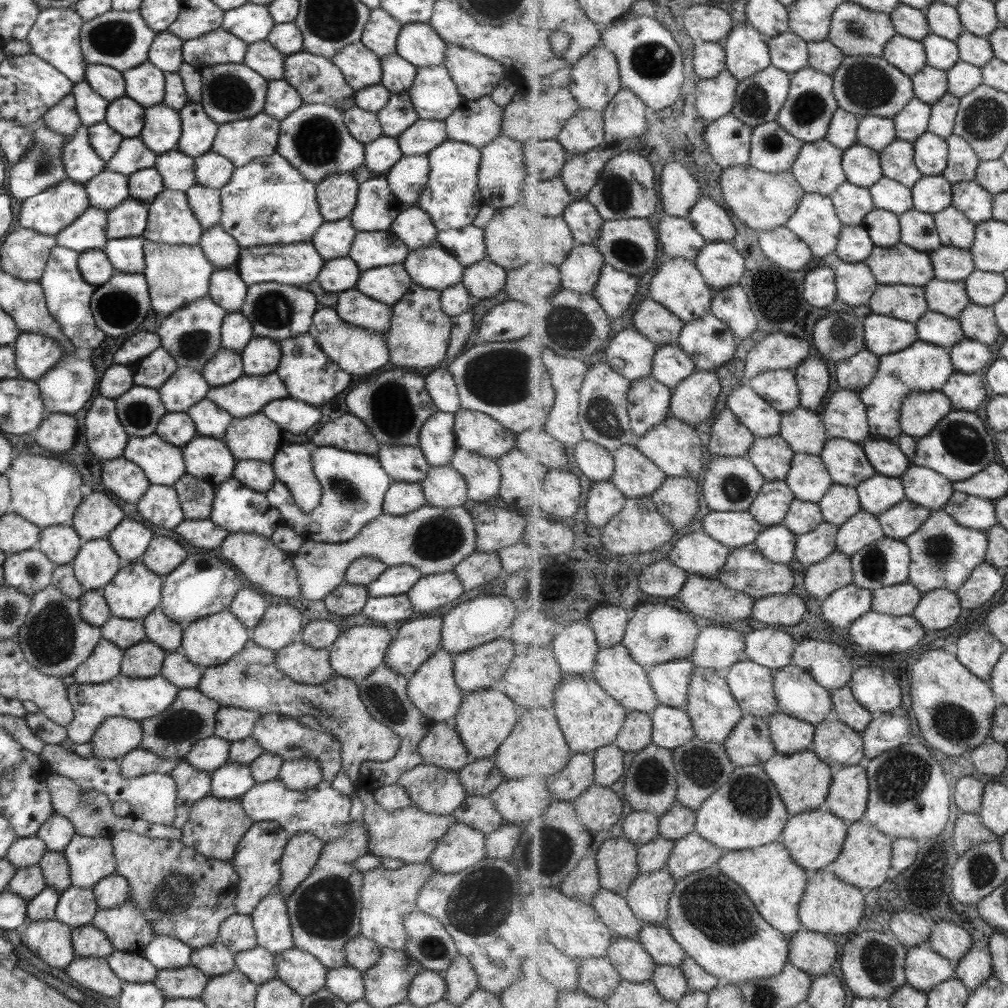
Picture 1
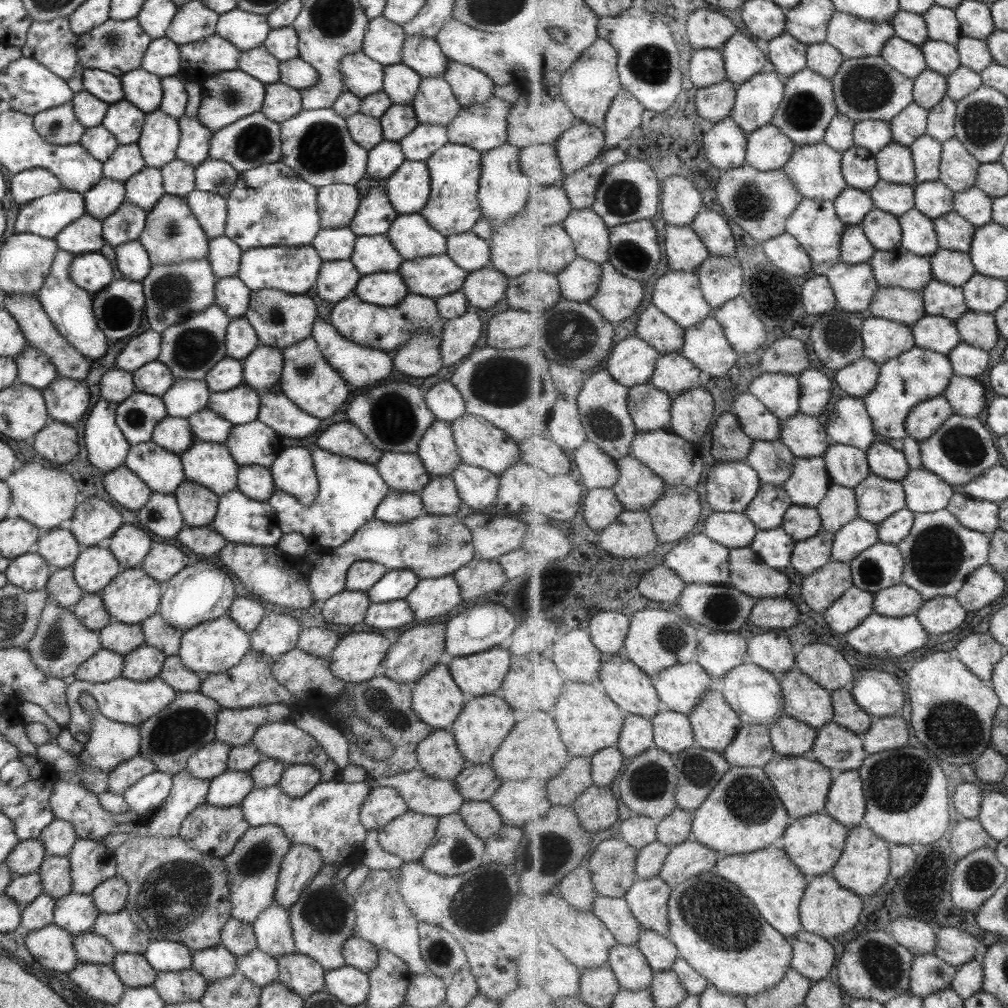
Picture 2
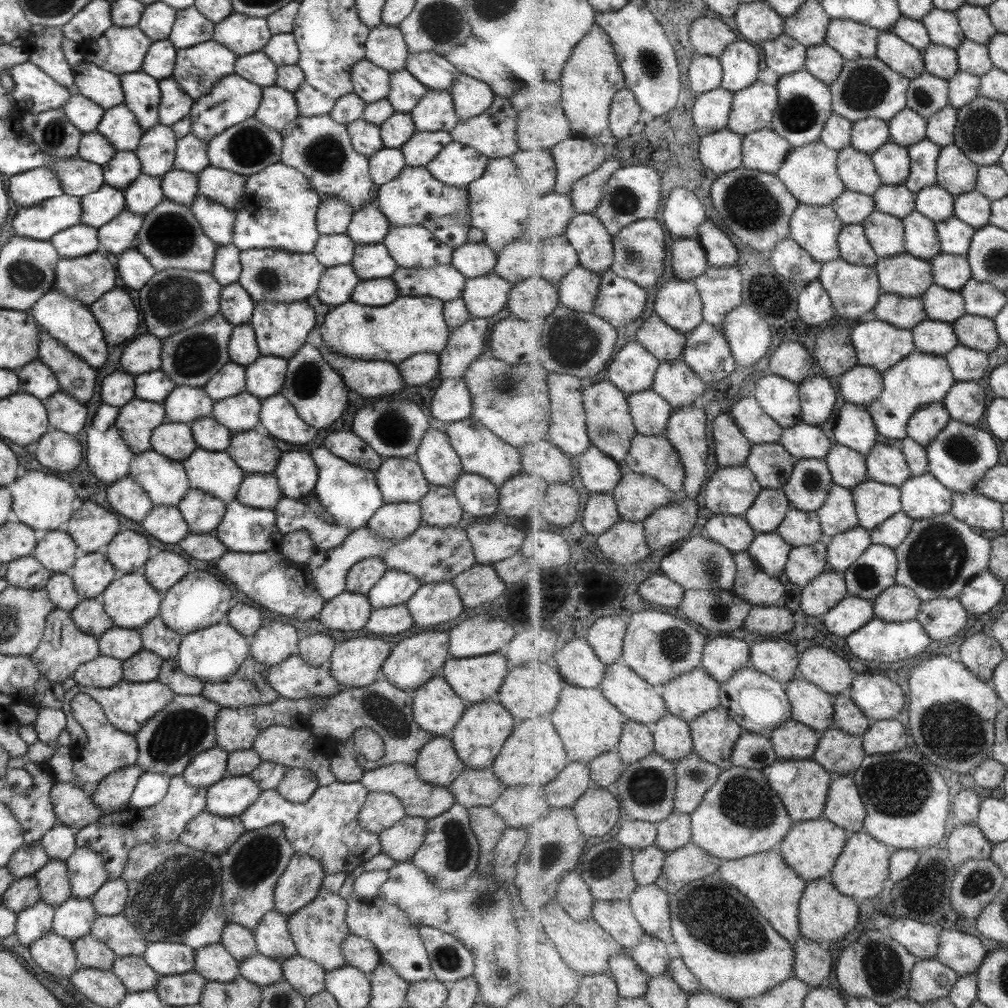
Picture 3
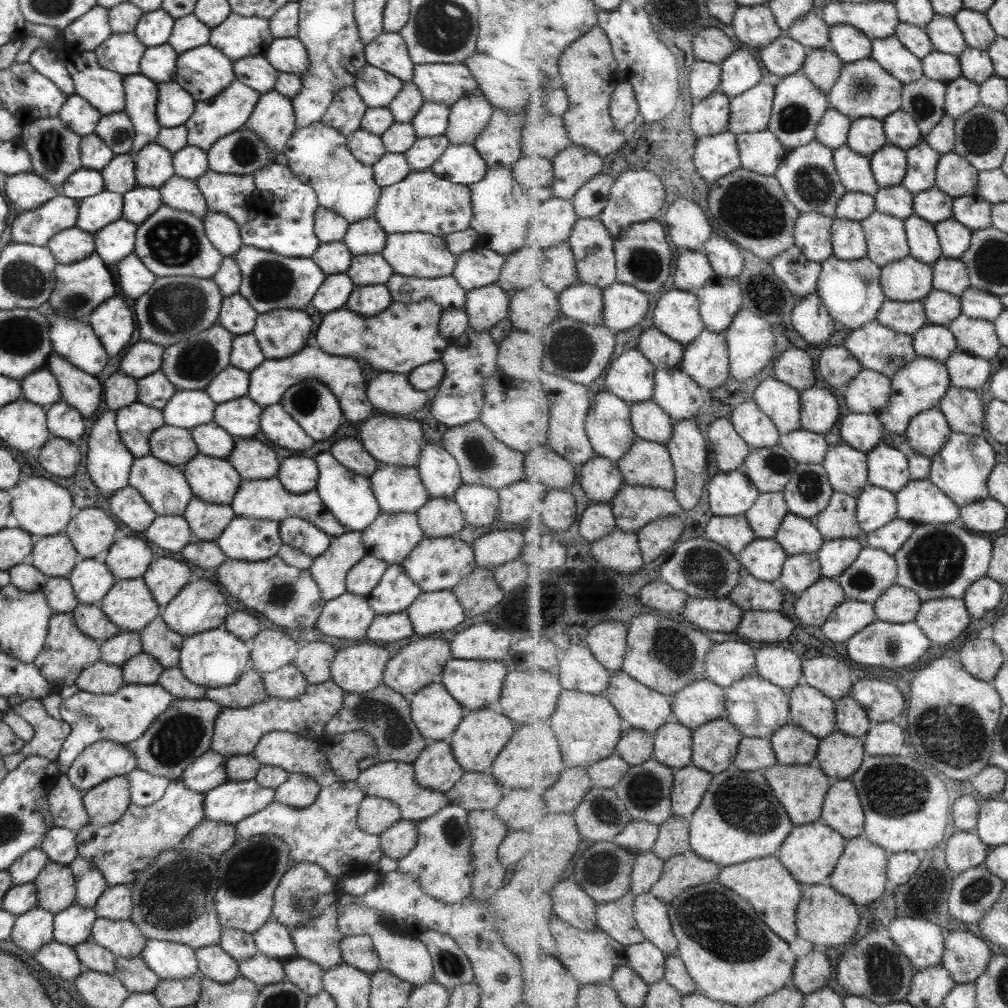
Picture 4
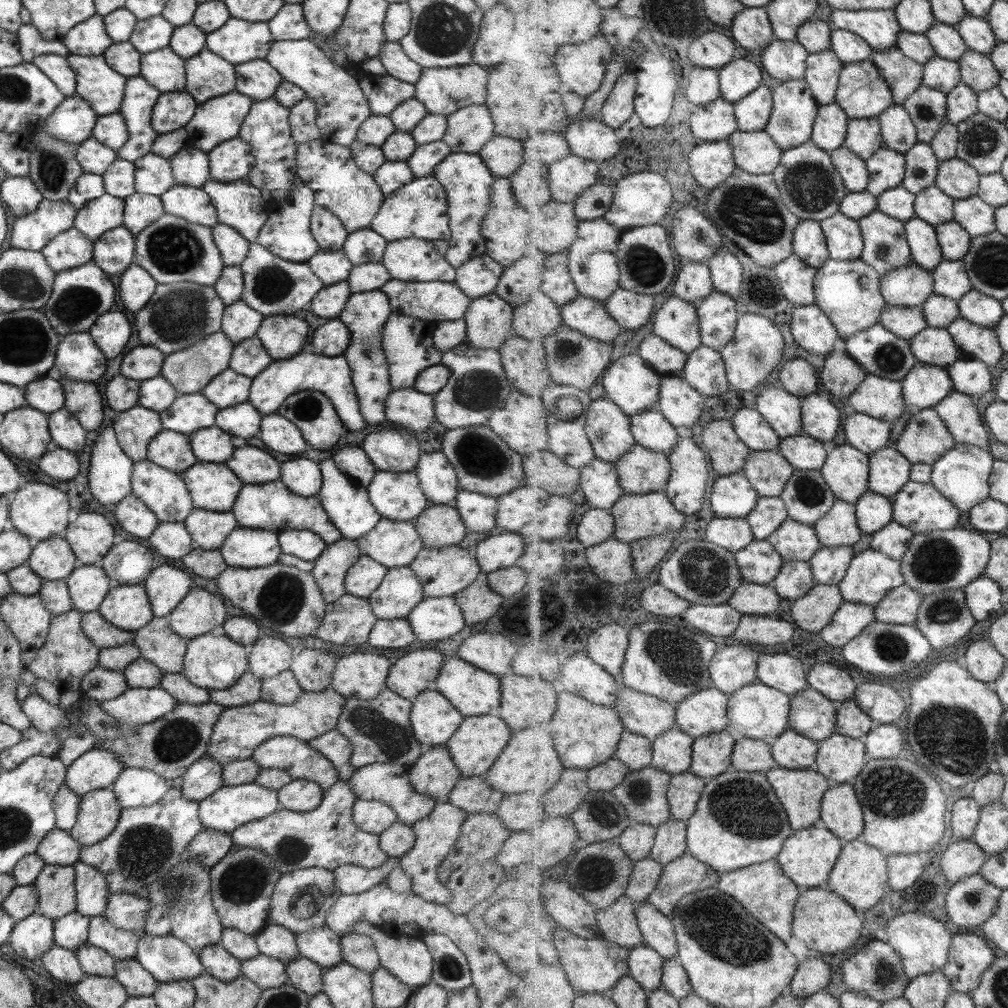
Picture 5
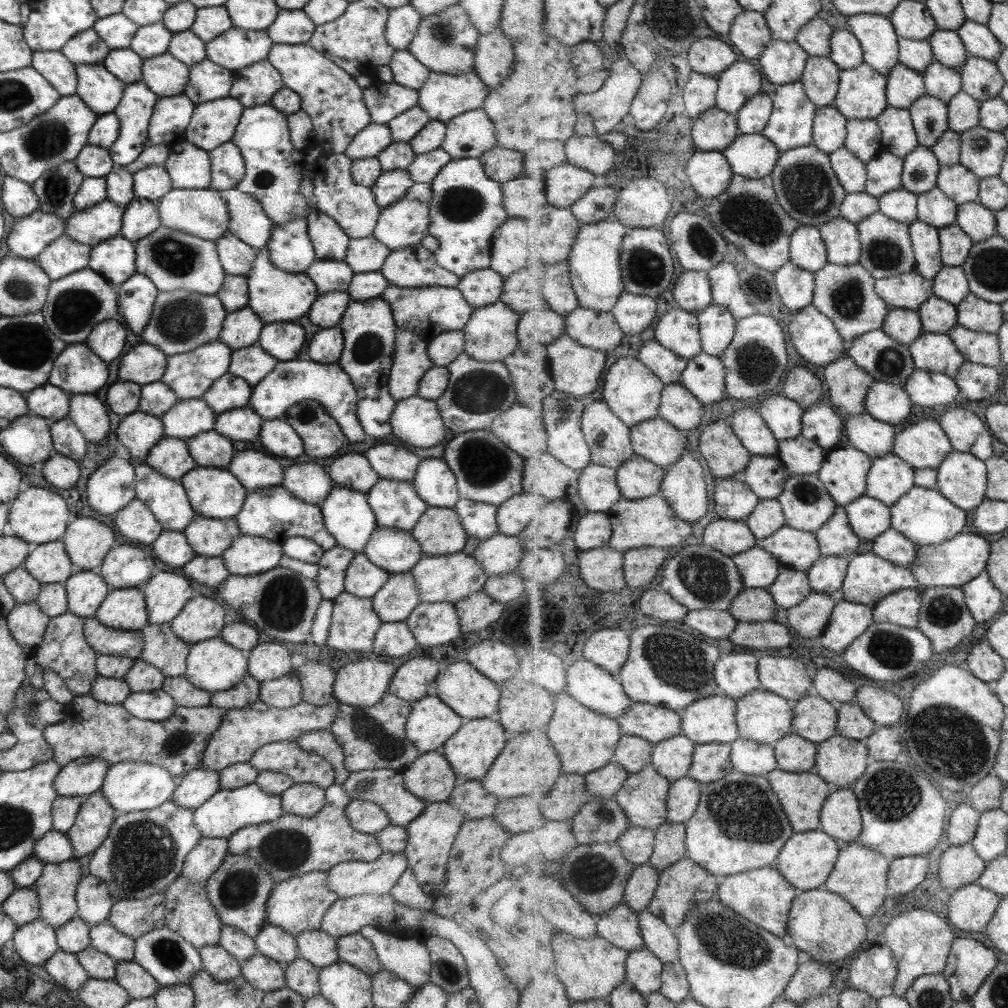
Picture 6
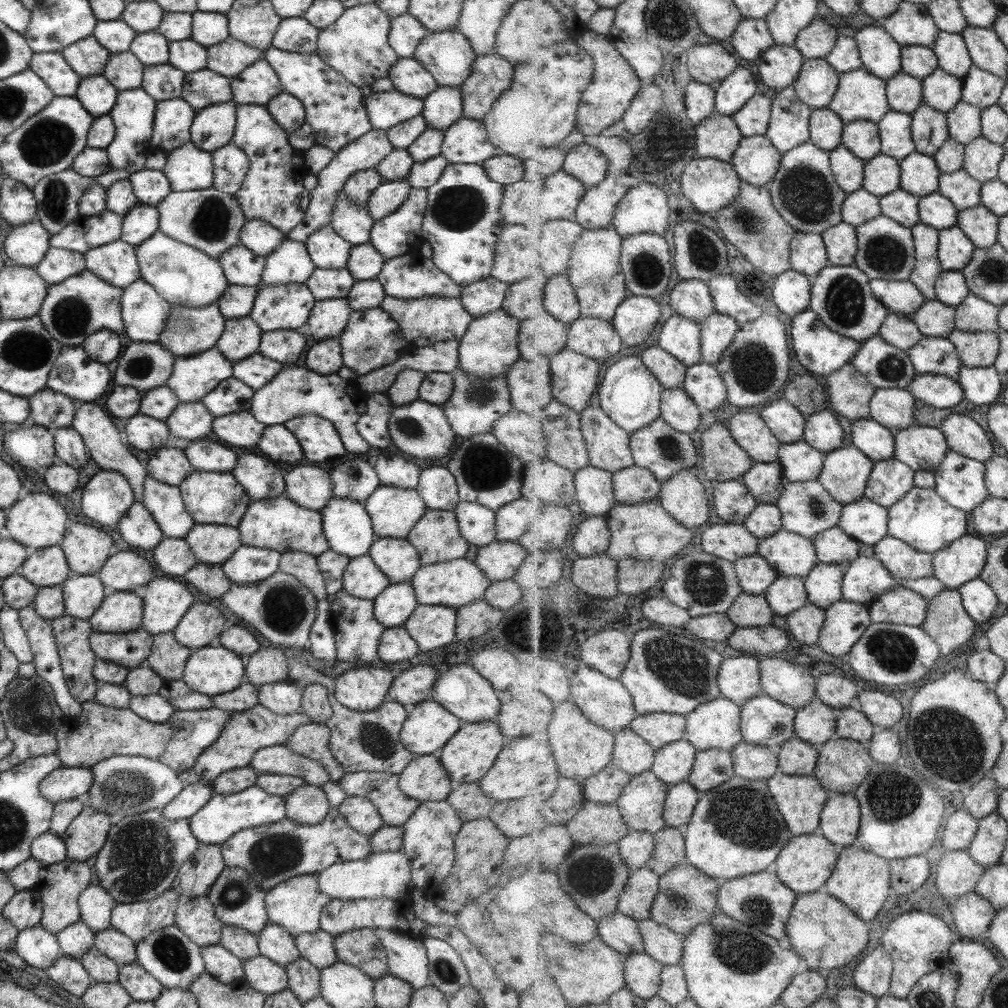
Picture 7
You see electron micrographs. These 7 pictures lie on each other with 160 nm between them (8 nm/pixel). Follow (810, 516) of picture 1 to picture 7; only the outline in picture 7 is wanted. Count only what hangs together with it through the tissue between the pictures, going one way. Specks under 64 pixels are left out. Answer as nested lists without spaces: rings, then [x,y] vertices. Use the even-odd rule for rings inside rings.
[[[785,529],[763,539],[758,554],[767,559],[779,576],[806,578],[819,563],[813,538],[805,538]]]

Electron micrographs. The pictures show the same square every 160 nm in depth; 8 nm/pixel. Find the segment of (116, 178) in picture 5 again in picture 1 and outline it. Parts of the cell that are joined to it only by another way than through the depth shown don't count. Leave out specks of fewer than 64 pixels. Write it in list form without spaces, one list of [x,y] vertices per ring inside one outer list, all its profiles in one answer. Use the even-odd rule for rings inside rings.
[[[123,138],[113,156],[105,163],[104,170],[129,177],[136,170],[151,168],[155,164],[153,154],[141,139]]]

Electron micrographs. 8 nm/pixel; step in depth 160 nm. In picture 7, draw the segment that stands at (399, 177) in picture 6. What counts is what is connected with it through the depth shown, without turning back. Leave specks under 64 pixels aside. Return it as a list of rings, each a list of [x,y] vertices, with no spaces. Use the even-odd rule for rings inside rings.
[[[407,180],[383,182],[369,195],[366,209],[369,216],[374,220],[381,220],[395,212],[401,203],[407,198],[411,187]]]

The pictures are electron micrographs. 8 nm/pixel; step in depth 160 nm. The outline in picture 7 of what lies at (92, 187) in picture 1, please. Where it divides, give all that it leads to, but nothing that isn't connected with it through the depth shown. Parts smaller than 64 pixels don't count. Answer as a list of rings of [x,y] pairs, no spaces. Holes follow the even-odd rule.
[[[108,210],[97,216],[77,215],[57,234],[52,234],[48,246],[83,254],[120,238],[122,217]]]

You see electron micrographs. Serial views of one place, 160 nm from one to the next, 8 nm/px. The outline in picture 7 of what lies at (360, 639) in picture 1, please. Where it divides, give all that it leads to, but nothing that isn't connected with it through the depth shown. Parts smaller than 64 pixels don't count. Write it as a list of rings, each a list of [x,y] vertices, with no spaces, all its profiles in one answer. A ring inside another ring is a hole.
[[[381,668],[350,669],[334,679],[334,697],[349,710],[375,710],[387,699],[393,680],[391,672]]]

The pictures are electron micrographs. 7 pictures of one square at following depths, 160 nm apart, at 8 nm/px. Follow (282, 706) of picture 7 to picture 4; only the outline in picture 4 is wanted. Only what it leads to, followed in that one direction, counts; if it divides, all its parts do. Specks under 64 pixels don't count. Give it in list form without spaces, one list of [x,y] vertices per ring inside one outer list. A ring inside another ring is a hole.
[[[292,663],[261,675],[267,696],[283,700],[297,698],[308,688],[303,675]]]

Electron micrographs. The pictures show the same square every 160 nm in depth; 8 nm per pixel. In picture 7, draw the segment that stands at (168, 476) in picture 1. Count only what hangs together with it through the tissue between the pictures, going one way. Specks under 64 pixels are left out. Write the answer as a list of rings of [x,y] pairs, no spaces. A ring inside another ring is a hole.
[[[146,476],[143,483],[142,505],[149,511],[164,538],[185,539],[194,526],[184,509],[180,490]]]

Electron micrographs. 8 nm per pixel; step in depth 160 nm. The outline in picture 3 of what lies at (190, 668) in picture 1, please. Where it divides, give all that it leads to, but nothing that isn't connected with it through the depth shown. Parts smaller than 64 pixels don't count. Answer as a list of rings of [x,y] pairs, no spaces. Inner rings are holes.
[[[175,659],[163,662],[159,671],[157,682],[164,684],[174,695],[197,696],[201,695],[202,683],[195,677],[187,676],[179,670]]]

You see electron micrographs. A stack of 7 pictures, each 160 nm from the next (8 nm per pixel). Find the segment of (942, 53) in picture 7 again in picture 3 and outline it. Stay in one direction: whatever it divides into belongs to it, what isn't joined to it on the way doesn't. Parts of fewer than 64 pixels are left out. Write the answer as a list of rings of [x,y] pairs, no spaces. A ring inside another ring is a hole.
[[[934,7],[932,12],[922,21],[927,27],[929,38],[934,44],[957,50],[966,40],[956,11]]]

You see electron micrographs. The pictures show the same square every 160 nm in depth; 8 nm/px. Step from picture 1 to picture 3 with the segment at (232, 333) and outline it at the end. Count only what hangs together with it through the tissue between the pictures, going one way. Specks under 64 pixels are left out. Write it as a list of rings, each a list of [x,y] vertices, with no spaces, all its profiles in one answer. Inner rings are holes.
[[[250,325],[232,327],[228,342],[228,357],[230,361],[245,368],[259,355],[254,332]]]

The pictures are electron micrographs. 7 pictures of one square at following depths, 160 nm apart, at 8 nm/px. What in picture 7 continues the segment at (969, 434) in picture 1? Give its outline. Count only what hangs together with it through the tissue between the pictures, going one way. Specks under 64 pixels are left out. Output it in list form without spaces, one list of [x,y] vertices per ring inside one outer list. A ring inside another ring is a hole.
[[[948,450],[936,473],[934,488],[949,504],[971,514],[990,496],[986,464],[957,451]]]

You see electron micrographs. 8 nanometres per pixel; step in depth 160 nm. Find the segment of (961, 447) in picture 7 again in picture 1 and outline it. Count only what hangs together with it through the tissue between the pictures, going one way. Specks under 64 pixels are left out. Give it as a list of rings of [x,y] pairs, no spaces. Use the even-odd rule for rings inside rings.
[[[955,372],[942,389],[952,399],[954,410],[977,410],[987,400],[985,382],[977,374]]]

